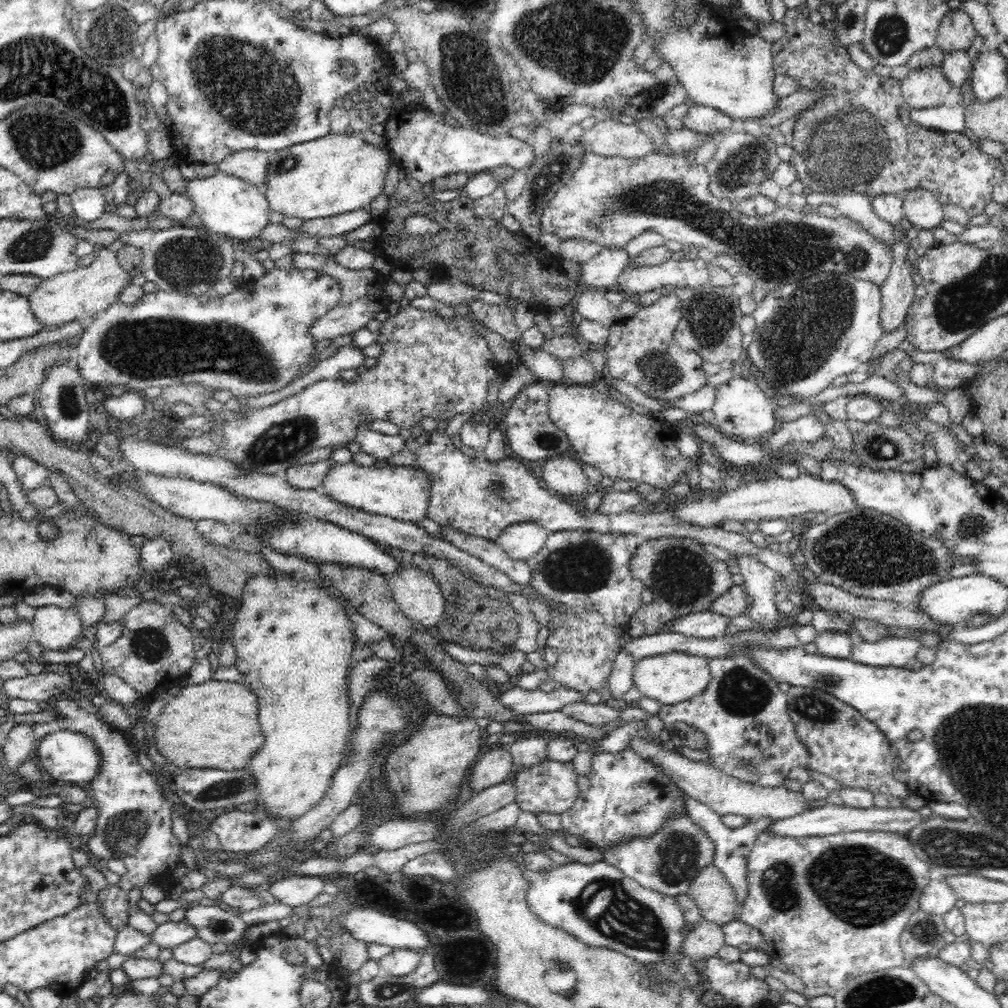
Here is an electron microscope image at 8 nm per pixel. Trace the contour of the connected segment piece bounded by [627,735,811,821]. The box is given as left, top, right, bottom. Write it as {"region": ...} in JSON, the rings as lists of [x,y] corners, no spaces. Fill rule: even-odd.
{"region":[[[638,735],[632,736],[627,747],[639,754],[644,760],[651,762],[662,774],[665,774],[676,784],[677,788],[683,790],[686,796],[708,805],[721,817],[726,816],[726,814],[740,814],[740,816],[748,817],[752,821],[761,818],[780,820],[808,812],[811,809],[809,800],[801,792],[792,792],[784,785],[772,788],[740,782],[737,778],[724,774],[708,763],[694,761],[676,751],[664,749],[662,745],[656,745],[656,743],[645,740]]]}

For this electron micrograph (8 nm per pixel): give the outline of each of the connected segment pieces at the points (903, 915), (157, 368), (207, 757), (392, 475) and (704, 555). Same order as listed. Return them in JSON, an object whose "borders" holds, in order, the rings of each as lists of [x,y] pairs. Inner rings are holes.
{"borders":[[[[765,829],[758,834],[758,838],[756,838],[756,842],[751,848],[750,854],[748,854],[747,870],[748,896],[742,902],[742,906],[739,906],[735,912],[735,918],[761,932],[764,940],[772,947],[770,957],[781,960],[791,972],[802,979],[804,983],[803,994],[808,1000],[815,996],[822,996],[822,994],[834,997],[836,992],[844,988],[852,977],[860,974],[888,970],[888,968],[898,966],[906,967],[908,959],[903,954],[900,938],[906,924],[908,924],[908,920],[910,920],[910,916],[920,908],[920,895],[934,876],[929,865],[917,857],[916,849],[908,839],[900,833],[880,831],[852,831],[824,836],[790,838],[789,836],[769,834]]],[[[292,266],[288,270],[274,267],[268,270],[268,272],[265,272],[260,278],[255,279],[254,282],[252,282],[252,279],[248,279],[242,288],[236,288],[234,292],[230,292],[224,296],[217,295],[215,298],[208,299],[207,302],[201,302],[201,299],[193,294],[164,292],[156,289],[152,293],[141,296],[141,299],[136,304],[125,305],[120,302],[115,302],[105,311],[95,316],[94,321],[79,338],[79,343],[75,350],[77,368],[79,368],[83,380],[86,380],[86,383],[94,388],[124,385],[127,389],[143,392],[146,388],[152,386],[163,388],[164,386],[174,386],[174,384],[200,384],[201,386],[208,386],[214,390],[228,390],[234,397],[258,397],[280,391],[289,382],[296,379],[296,376],[312,361],[312,355],[310,354],[317,340],[311,337],[309,330],[318,318],[323,317],[326,312],[339,303],[341,292],[344,289],[346,289],[346,286],[327,274],[322,274],[315,270],[300,270],[295,266]]],[[[212,680],[175,690],[155,723],[154,740],[166,762],[180,768],[217,768],[235,771],[246,767],[262,748],[265,737],[258,723],[258,695],[238,682]]],[[[352,461],[334,464],[319,485],[319,490],[347,507],[402,522],[417,523],[426,517],[432,494],[432,477],[412,466],[366,467]]],[[[691,538],[645,539],[633,552],[629,567],[632,576],[654,595],[654,602],[644,604],[632,616],[628,630],[632,638],[670,633],[674,620],[692,612],[708,612],[712,602],[726,594],[734,584],[726,563]]]]}

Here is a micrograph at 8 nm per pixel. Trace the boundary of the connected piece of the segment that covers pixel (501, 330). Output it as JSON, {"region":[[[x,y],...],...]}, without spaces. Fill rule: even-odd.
{"region":[[[480,299],[471,300],[469,305],[476,320],[484,323],[486,328],[498,332],[506,340],[522,339],[522,331],[515,323],[511,308],[488,304]]]}

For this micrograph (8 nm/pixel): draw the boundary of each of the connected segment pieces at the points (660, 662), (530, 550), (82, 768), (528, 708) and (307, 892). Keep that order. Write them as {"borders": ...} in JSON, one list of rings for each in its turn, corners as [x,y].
{"borders":[[[[670,652],[636,661],[633,684],[641,692],[642,697],[657,700],[662,705],[670,705],[690,700],[693,696],[704,692],[711,678],[706,658],[682,652]]],[[[536,523],[511,524],[494,541],[511,559],[527,561],[544,546],[549,533]]],[[[57,728],[54,733],[44,736],[38,742],[34,754],[34,760],[40,765],[46,777],[56,786],[62,780],[90,783],[97,775],[101,763],[99,750],[88,737],[61,728]]],[[[515,685],[503,687],[495,699],[506,708],[515,712],[519,717],[526,714],[542,714],[556,712],[567,704],[584,701],[589,692],[583,694],[573,688],[557,686],[552,692],[524,690]]],[[[287,874],[268,885],[269,891],[276,900],[282,904],[302,906],[322,893],[326,884],[323,877],[318,876],[295,876]]]]}

